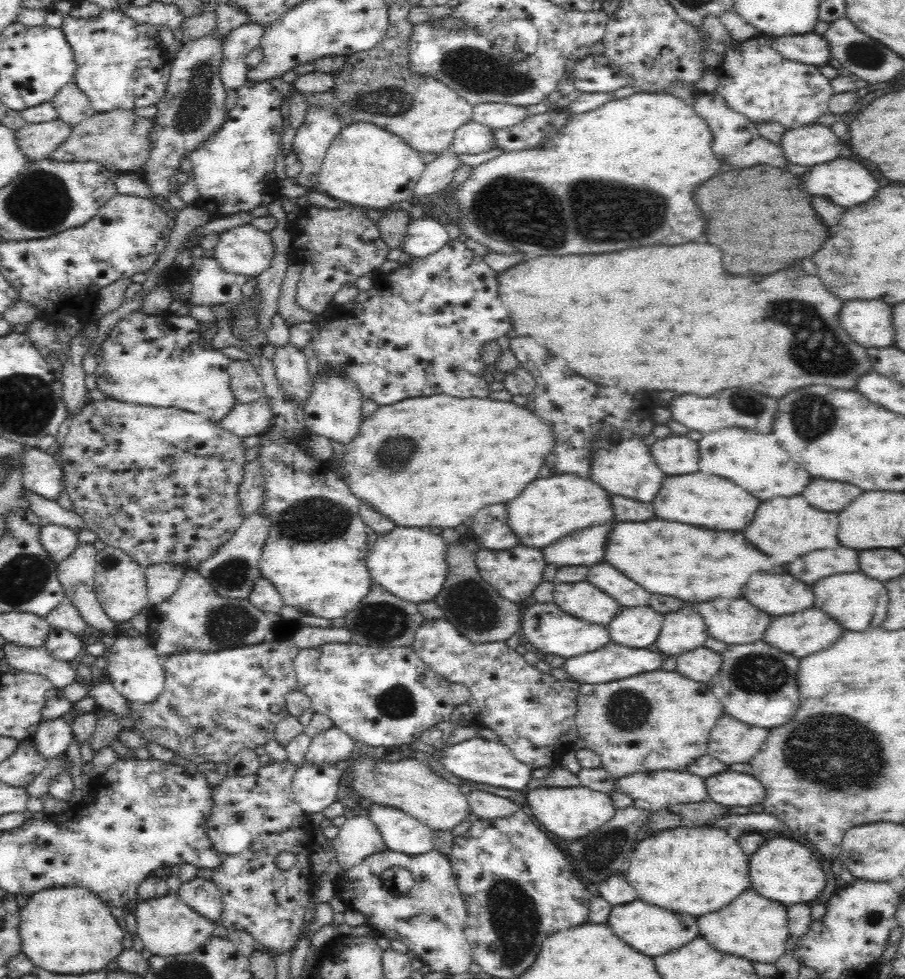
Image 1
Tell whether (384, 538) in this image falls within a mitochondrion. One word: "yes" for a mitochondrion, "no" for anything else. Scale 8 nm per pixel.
no

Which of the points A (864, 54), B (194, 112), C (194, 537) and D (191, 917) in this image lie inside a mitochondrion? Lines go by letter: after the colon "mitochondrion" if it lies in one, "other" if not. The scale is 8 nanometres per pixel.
A: mitochondrion
B: mitochondrion
C: other
D: other

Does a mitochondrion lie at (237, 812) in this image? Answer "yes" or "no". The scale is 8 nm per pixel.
yes

